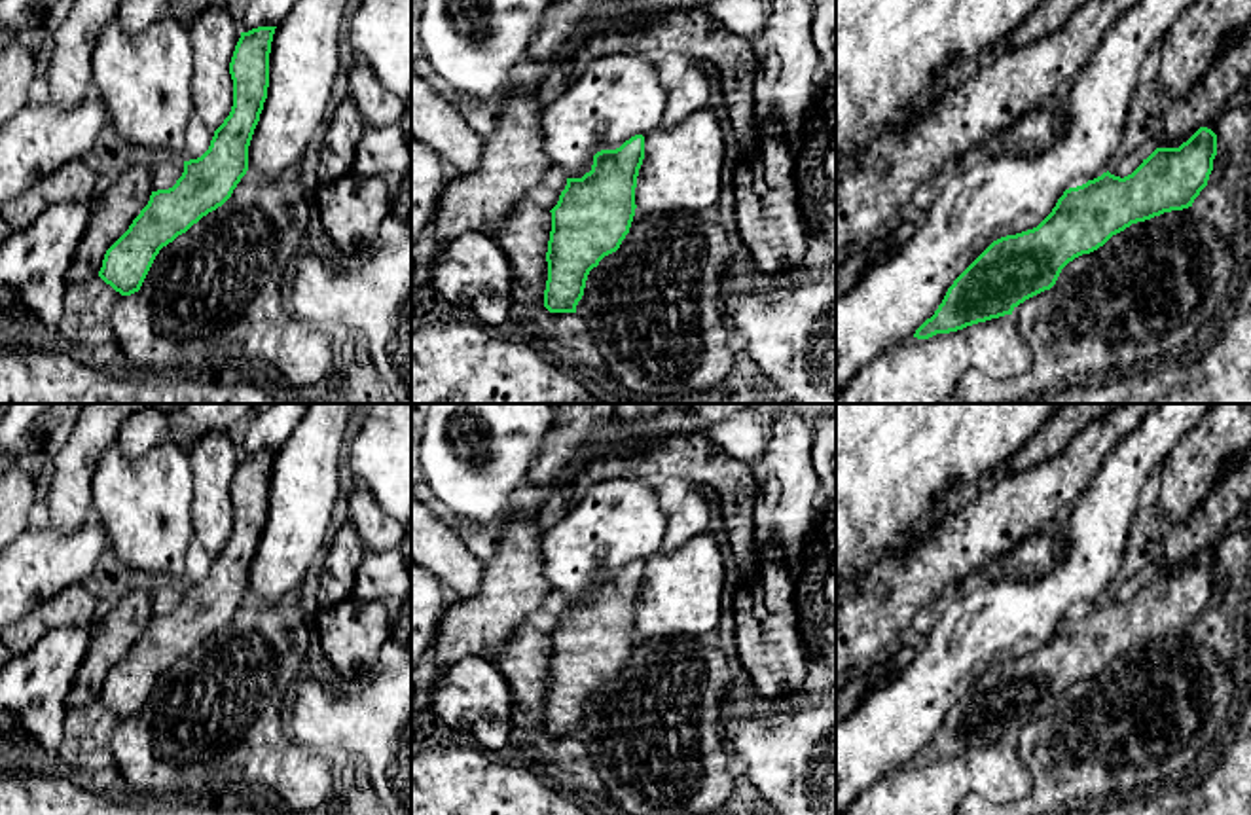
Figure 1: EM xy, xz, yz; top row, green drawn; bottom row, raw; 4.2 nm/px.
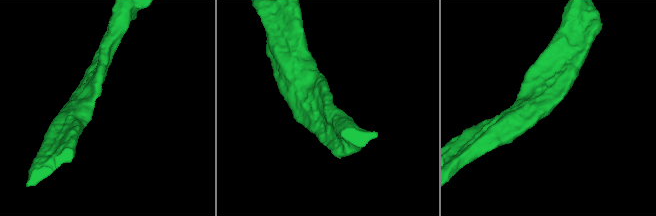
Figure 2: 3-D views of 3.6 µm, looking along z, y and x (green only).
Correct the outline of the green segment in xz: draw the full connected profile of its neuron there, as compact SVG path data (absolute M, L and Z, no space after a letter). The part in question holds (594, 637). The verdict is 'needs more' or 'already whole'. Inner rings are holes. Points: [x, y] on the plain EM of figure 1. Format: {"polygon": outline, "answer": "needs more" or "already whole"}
{"polygon": "M643 559L616 574L601 574L589 597L567 603L552 635L525 624L502 648L485 656L514 696L516 728L576 737L589 696L629 658L643 584Z", "answer": "needs more"}

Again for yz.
{"polygon": "M1251 447L1215 483L1204 502L1177 525L1164 529L1160 542L1160 570L1128 601L1109 595L1082 610L1069 612L1052 637L1033 654L993 665L948 713L942 728L914 758L929 764L967 751L1012 739L1025 724L1050 715L1061 694L1082 679L1103 671L1113 660L1132 648L1164 637L1192 631L1207 610L1217 580L1215 552L1228 533L1228 525L1251 504Z", "answer": "needs more"}

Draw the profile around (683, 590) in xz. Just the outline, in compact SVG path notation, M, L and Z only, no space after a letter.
M705 531L675 552L660 550L644 559L635 629L643 637L701 637L718 627L722 593L722 552Z

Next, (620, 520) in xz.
M614 478L593 485L540 538L544 574L553 593L561 595L567 603L582 603L591 595L597 576L616 574L631 561L644 561L660 552L667 521L669 516L660 506L658 489L643 480Z

